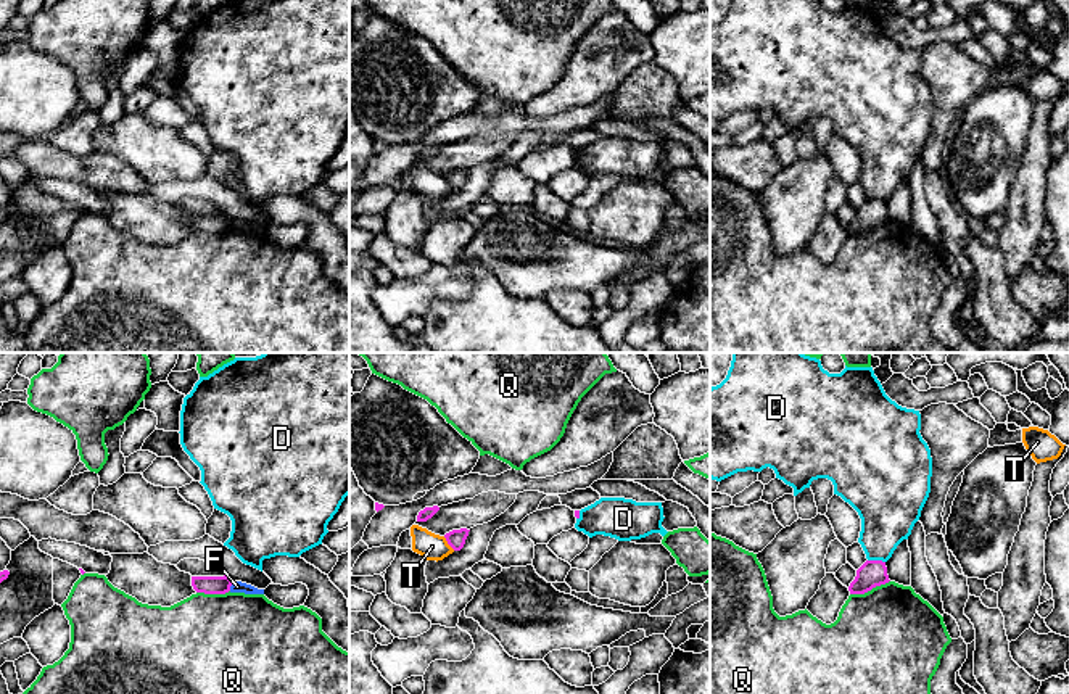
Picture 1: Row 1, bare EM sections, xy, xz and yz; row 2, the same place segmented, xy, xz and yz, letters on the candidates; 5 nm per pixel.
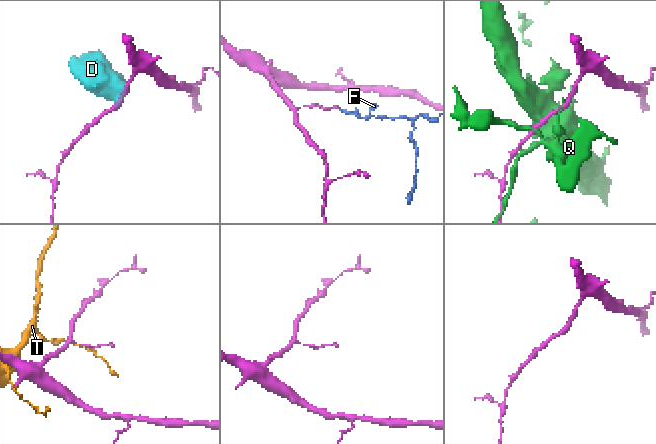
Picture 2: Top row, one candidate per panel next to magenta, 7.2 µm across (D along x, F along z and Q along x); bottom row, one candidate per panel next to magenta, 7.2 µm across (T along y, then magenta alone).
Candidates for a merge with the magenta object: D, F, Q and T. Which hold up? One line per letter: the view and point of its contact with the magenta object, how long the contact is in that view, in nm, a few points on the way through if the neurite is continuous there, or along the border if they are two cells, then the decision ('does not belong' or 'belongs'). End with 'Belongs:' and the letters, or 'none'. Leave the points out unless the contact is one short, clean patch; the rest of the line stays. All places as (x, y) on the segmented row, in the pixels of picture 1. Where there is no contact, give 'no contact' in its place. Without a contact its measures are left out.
D: yz (876, 561) | 90 nm | along yz (868, 559), (881, 559), (884, 562) | does not belong
F: xy (231, 585) | 50 nm | along xy (234, 582), (229, 590) | does not belong
Q: yz (870, 590) | 220 nm | does not belong
T: xz (448, 543) | 90 nm | does not belong
Belongs: none

